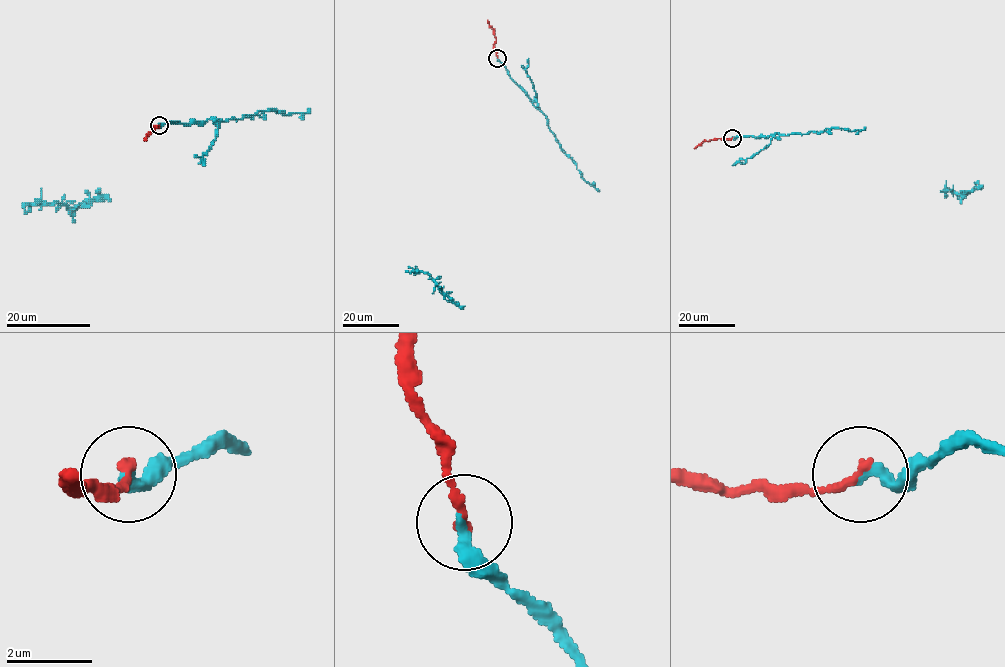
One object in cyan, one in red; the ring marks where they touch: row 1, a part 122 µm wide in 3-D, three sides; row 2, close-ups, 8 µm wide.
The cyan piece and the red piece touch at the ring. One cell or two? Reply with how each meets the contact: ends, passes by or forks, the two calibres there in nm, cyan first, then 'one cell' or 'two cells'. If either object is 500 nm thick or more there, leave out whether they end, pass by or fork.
cyan ends; red ends; calibres 320 and 240 nm; one cell

